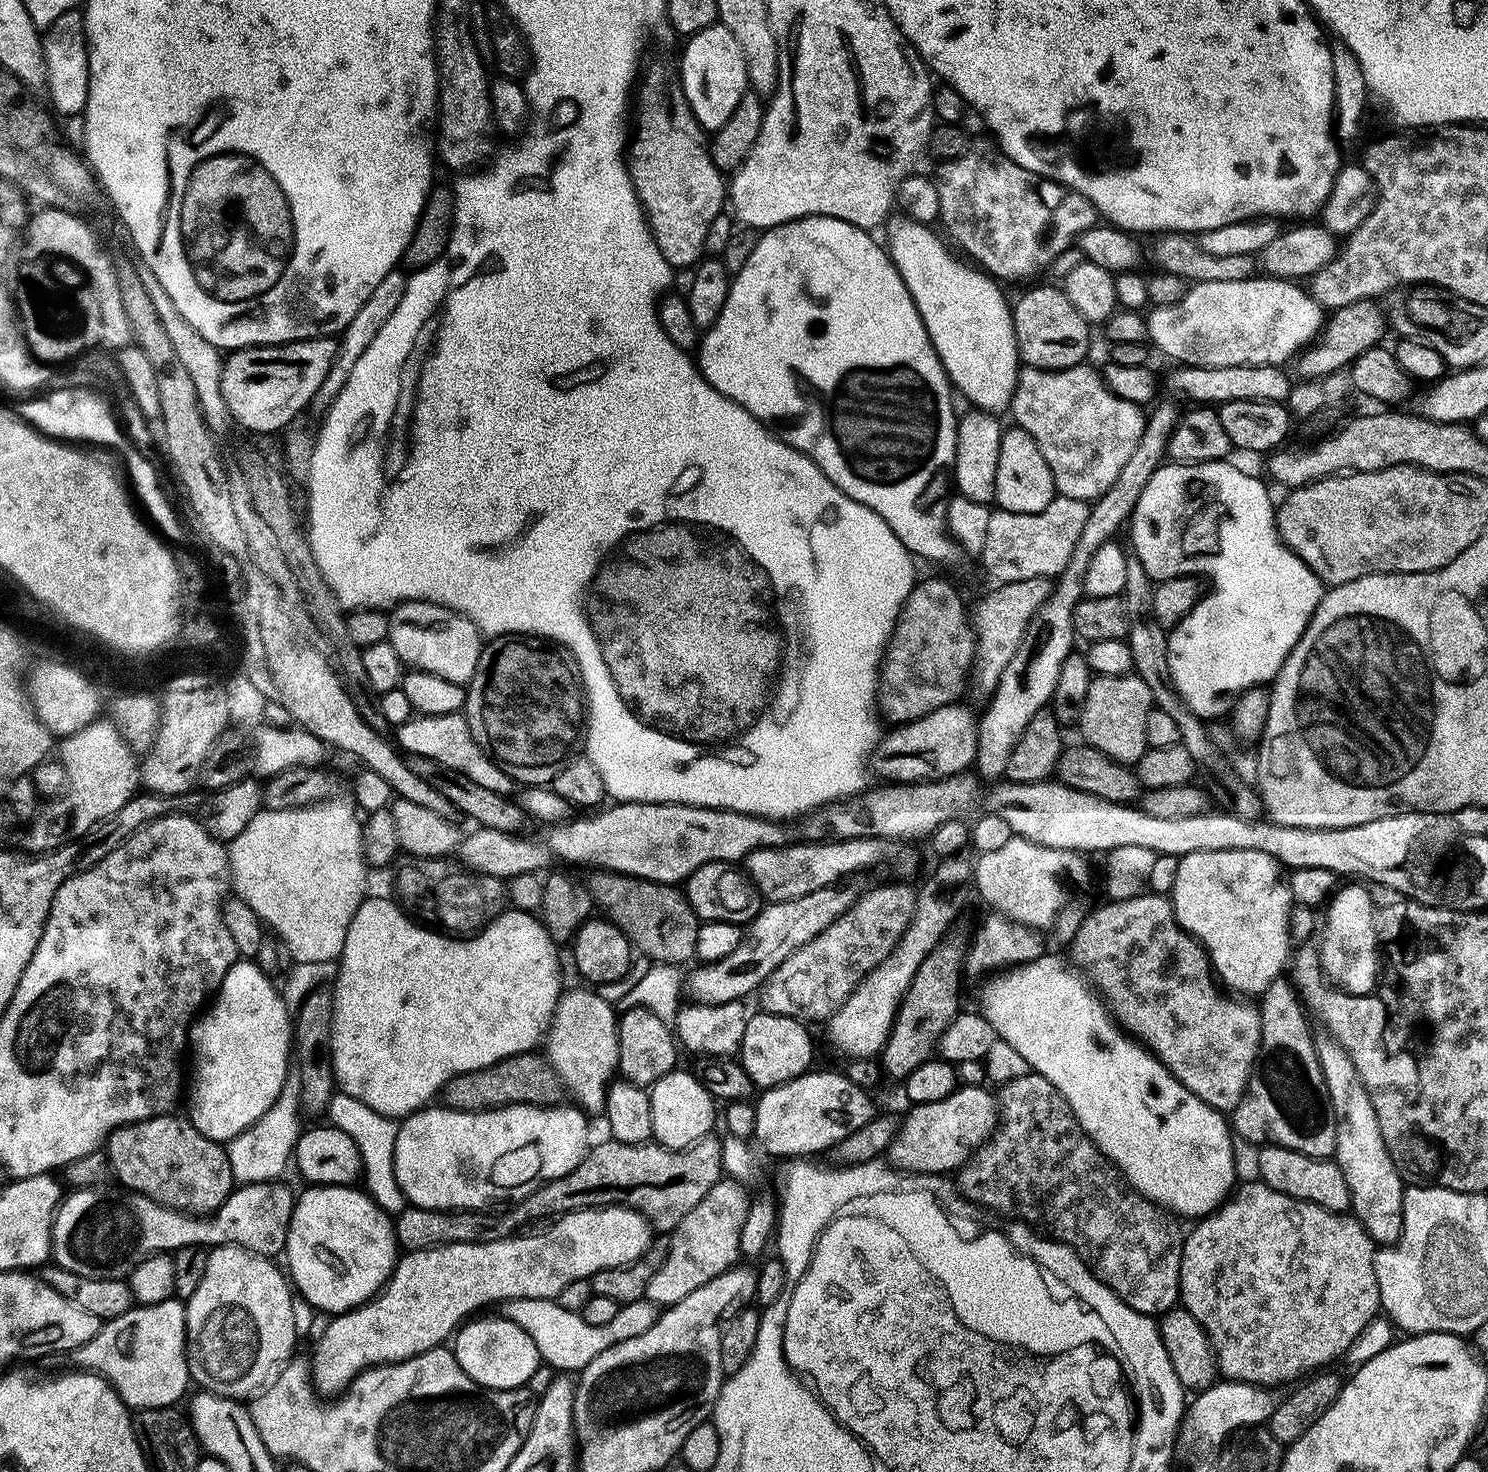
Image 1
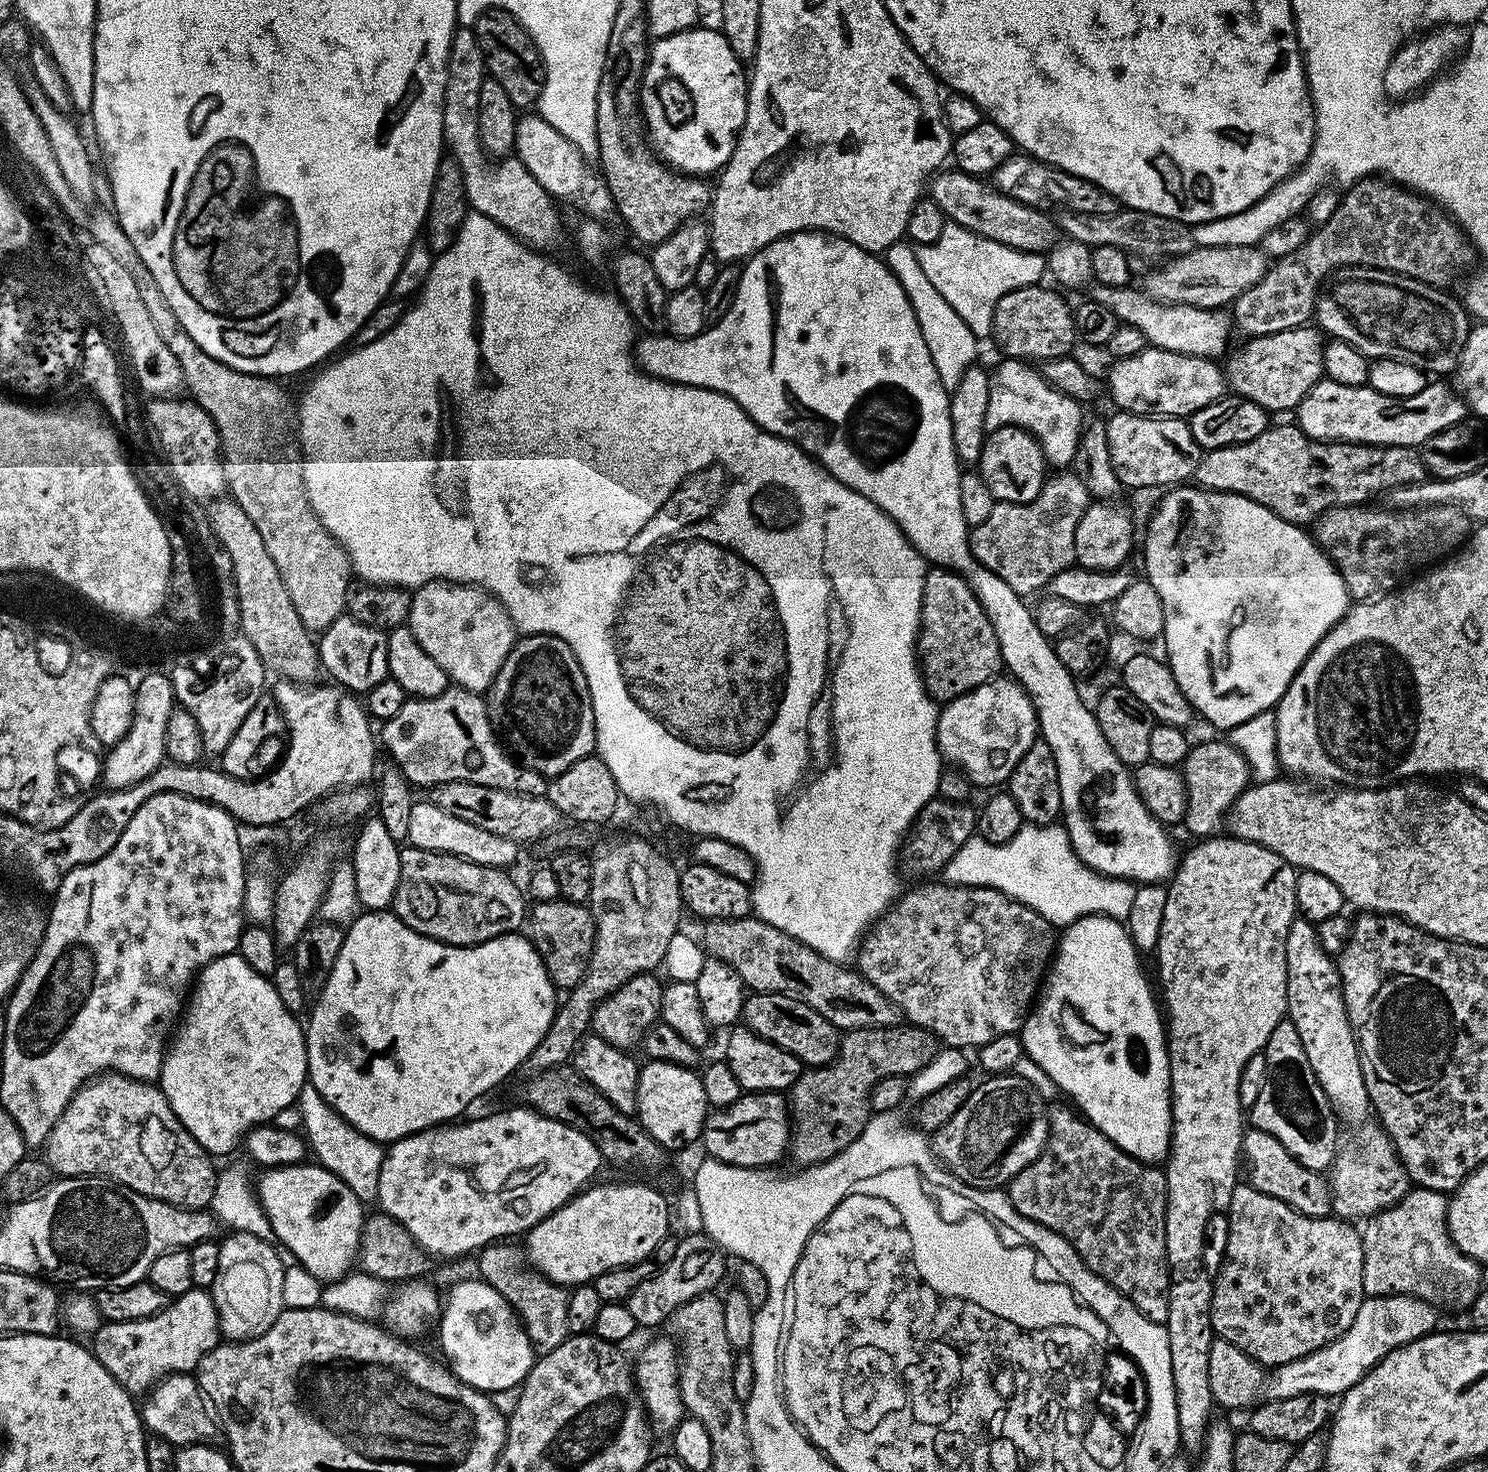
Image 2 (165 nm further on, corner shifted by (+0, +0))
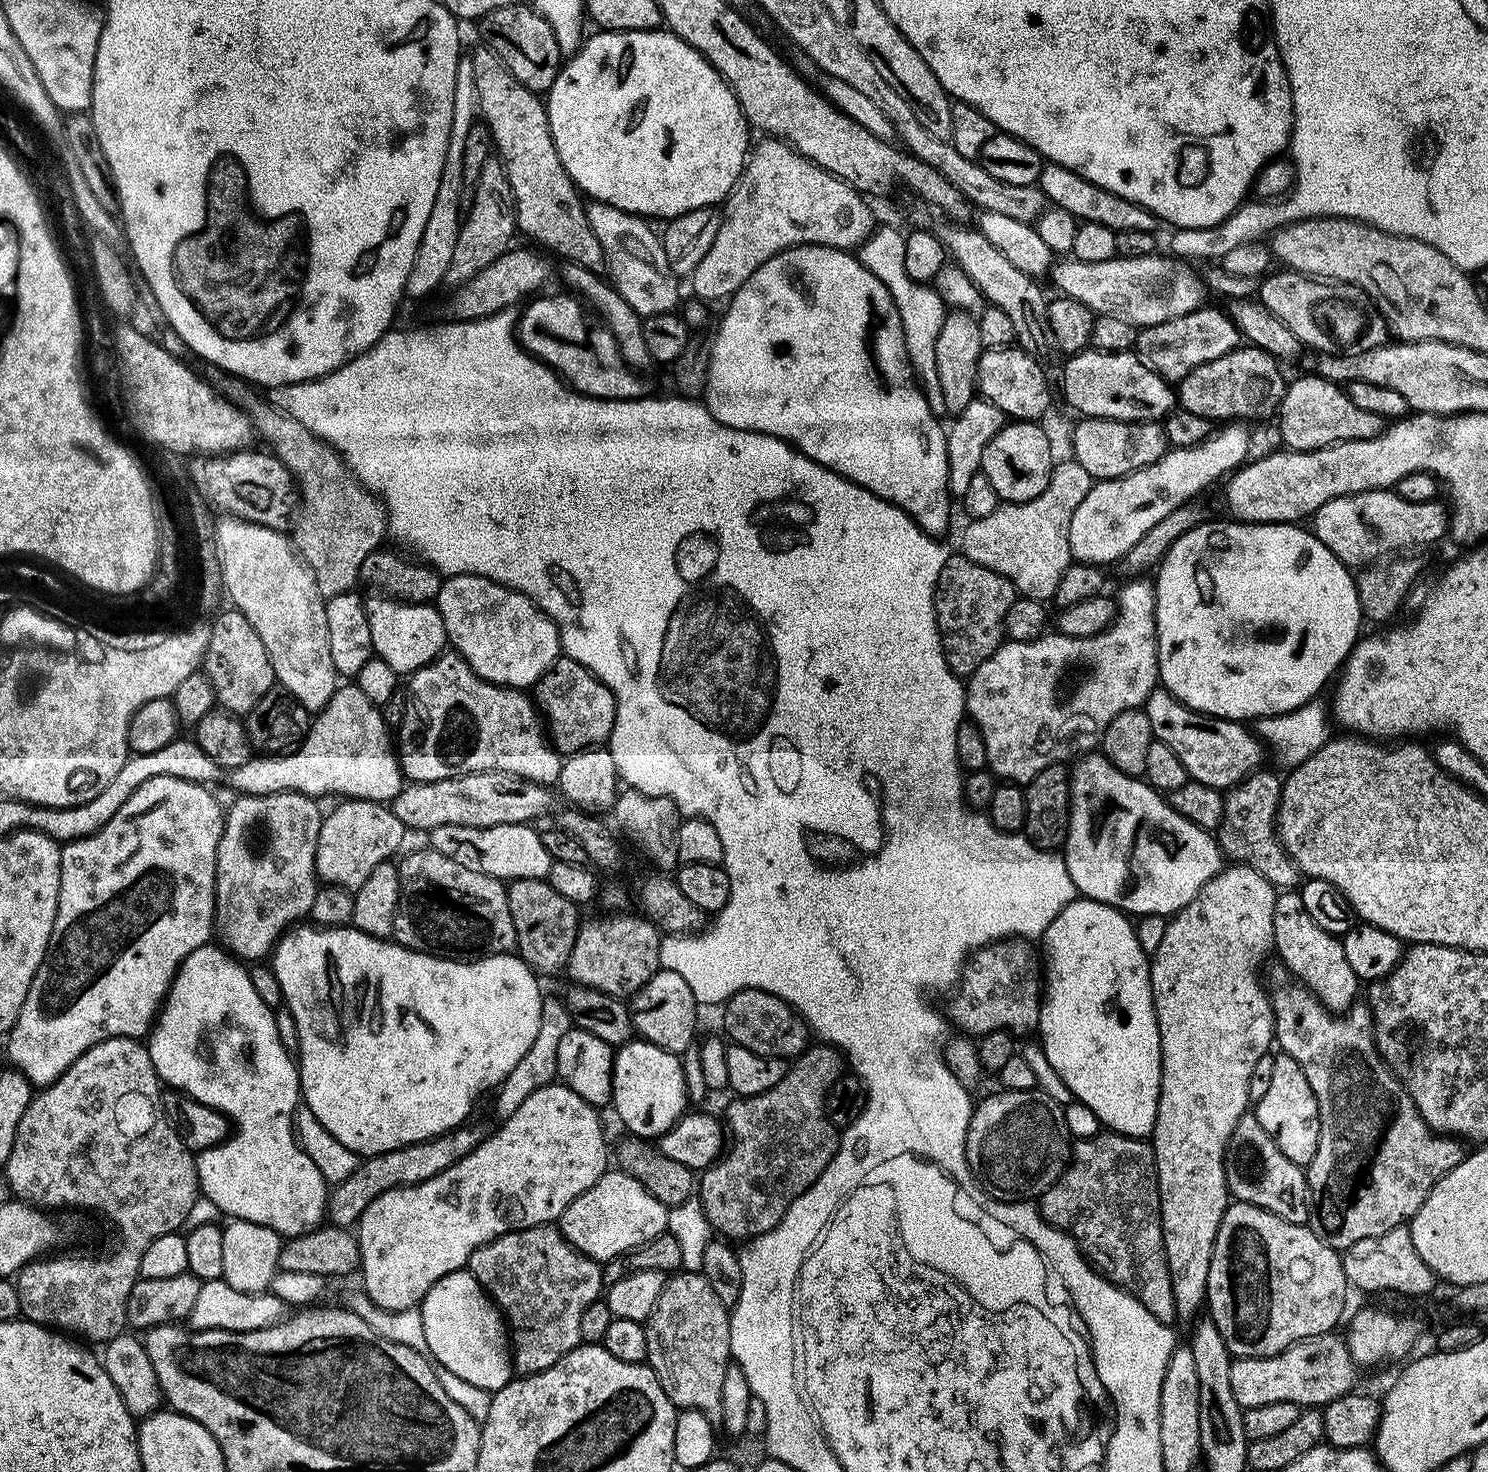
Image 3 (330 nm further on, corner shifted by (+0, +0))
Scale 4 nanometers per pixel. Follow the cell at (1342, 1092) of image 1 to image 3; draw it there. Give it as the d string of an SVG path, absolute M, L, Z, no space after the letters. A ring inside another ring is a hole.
M1284 890L1277 895L1274 904L1274 938L1272 942L1275 955L1280 955L1281 962L1289 968L1287 971L1305 988L1313 992L1331 1012L1337 1014L1347 1012L1353 1004L1357 1003L1356 991L1362 988L1362 981L1356 977L1354 970L1350 970L1350 965L1346 962L1346 953L1342 950L1340 937L1332 936L1326 930L1322 930L1322 926L1318 926L1318 922L1314 922L1314 918L1310 918L1299 891Z

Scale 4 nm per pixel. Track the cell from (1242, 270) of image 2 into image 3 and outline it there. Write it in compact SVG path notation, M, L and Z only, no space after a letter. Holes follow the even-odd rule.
M1142 254L1140 256L1117 255L1106 262L1084 263L1075 258L1066 258L1062 263L1055 263L1050 270L1050 280L1056 284L1061 295L1074 298L1082 302L1096 315L1121 318L1130 321L1138 328L1151 328L1168 322L1173 318L1180 318L1184 314L1192 313L1205 303L1206 288L1201 278L1191 270L1192 266L1175 260L1173 257L1158 256L1156 254Z

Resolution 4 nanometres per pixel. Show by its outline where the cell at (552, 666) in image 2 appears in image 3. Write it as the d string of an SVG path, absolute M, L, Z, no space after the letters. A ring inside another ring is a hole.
M561 655L552 670L534 685L534 703L546 725L547 735L557 752L571 754L583 748L607 745L614 730L614 694L584 664Z

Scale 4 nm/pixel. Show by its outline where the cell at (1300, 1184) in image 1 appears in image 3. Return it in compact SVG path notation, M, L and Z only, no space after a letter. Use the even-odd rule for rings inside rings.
M1246 1114L1238 1122L1238 1126L1234 1126L1224 1151L1224 1173L1228 1183L1228 1194L1233 1201L1253 1204L1270 1214L1278 1214L1278 1218L1291 1224L1309 1223L1314 1212L1314 1205L1312 1191L1308 1185L1308 1173L1301 1165L1290 1162L1290 1158L1286 1158L1286 1154L1282 1154L1282 1150L1278 1150L1278 1146L1274 1146L1274 1138L1270 1138L1270 1134L1266 1134L1266 1130L1262 1130L1255 1114Z

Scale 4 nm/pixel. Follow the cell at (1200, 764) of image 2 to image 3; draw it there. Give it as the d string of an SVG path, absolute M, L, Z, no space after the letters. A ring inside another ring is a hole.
M1257 770L1234 788L1227 789L1224 797L1224 820L1218 829L1221 853L1229 861L1245 864L1258 870L1278 890L1292 890L1301 883L1302 873L1288 857L1288 851L1280 842L1276 830L1276 811L1280 808L1280 796L1284 793L1281 777L1272 772Z

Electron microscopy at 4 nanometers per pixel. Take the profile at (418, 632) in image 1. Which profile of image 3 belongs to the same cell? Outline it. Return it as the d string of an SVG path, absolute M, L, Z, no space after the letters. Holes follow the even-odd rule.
M462 574L449 576L443 581L434 601L438 614L442 614L442 626L446 626L448 644L482 678L504 688L528 690L552 670L552 663L560 659L560 629L528 596L515 592L505 584L494 582L485 576Z

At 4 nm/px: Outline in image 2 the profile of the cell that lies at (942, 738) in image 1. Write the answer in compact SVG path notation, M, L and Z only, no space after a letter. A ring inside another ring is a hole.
M1004 674L947 701L936 718L936 748L941 761L961 768L977 789L1007 785L1014 766L1022 762L1022 754L1037 739L1036 711L1031 698L1022 685Z

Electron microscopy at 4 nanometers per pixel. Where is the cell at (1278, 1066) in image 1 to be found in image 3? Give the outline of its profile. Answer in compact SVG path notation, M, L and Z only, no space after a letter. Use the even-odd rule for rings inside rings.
M1280 1054L1276 1056L1266 1095L1255 1101L1254 1114L1262 1130L1266 1130L1270 1138L1274 1138L1274 1146L1278 1146L1278 1150L1282 1150L1282 1154L1286 1154L1290 1162L1306 1166L1318 1150L1320 1102L1321 1100L1314 1098L1314 1090L1310 1090L1310 1082L1306 1074L1302 1074L1302 1066L1294 1062L1294 1058Z

